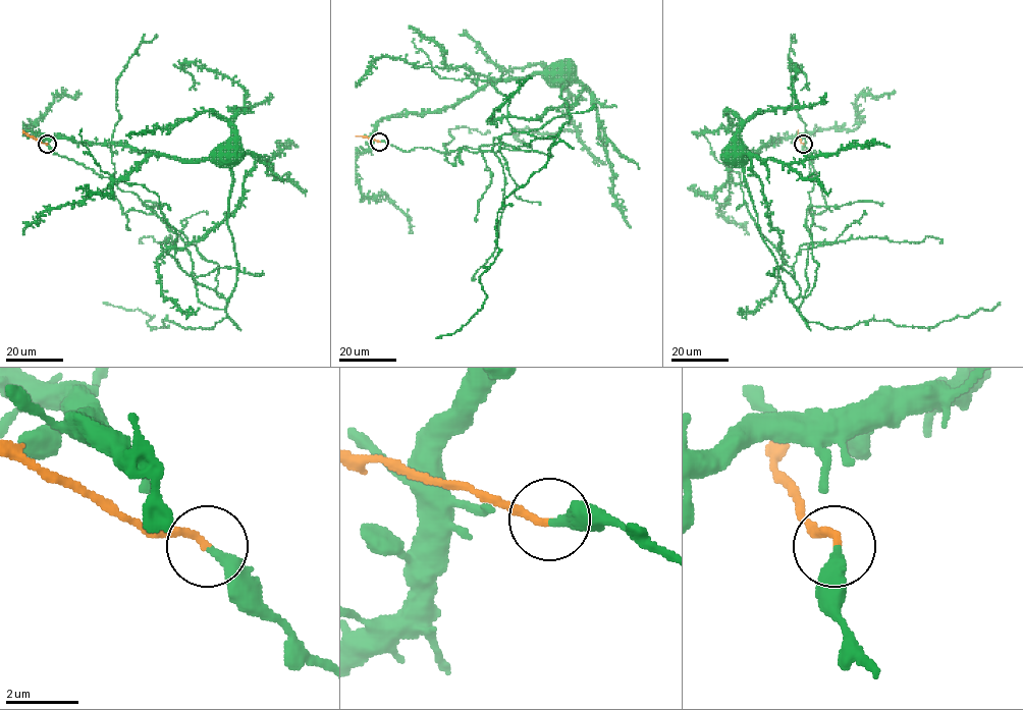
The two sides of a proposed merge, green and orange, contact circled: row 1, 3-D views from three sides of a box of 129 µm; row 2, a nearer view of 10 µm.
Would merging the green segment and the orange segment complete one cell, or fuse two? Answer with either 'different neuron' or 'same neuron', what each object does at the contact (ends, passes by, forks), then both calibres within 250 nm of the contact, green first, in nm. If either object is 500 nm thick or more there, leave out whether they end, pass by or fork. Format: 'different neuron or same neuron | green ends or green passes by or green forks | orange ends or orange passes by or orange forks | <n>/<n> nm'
same neuron | green ends | orange ends | 320/200 nm

